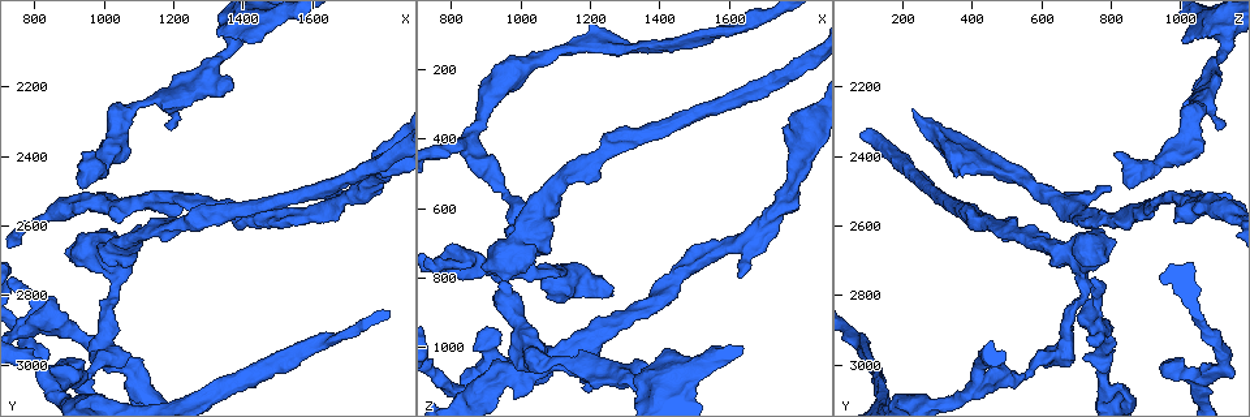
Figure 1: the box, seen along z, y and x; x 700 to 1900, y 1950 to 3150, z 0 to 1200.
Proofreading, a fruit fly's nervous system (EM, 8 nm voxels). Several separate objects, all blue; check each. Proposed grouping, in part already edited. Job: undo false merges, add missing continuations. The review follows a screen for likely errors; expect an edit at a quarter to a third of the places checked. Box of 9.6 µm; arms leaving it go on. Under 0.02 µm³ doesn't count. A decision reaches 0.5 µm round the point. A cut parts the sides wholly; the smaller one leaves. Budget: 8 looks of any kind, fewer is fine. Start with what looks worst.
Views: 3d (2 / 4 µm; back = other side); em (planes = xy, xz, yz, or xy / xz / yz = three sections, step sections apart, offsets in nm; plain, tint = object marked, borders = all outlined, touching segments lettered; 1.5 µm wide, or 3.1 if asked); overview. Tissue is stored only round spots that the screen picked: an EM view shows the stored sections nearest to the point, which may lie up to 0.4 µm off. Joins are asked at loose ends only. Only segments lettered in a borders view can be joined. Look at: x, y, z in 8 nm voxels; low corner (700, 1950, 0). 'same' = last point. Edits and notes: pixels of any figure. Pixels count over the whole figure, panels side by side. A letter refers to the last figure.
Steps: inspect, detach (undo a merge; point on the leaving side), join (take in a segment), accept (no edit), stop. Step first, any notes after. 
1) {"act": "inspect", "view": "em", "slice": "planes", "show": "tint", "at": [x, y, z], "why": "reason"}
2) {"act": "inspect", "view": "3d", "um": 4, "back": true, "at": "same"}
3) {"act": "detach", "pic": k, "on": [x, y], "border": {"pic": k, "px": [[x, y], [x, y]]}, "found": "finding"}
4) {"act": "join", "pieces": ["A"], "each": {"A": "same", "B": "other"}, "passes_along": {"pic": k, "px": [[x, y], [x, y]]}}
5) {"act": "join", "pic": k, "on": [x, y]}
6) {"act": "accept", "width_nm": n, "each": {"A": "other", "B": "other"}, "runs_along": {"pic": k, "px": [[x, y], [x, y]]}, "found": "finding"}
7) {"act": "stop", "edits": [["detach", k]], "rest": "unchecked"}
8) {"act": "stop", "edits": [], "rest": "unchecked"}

{"act": "inspect", "view": "3d", "um": 2, "back": true, "at": [940, 2400, 810], "why": "long arm stops here"}

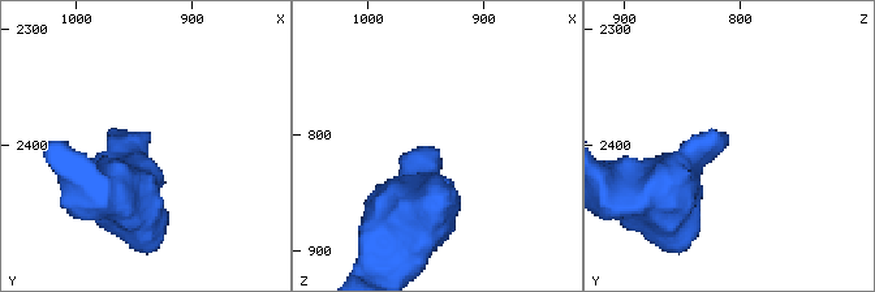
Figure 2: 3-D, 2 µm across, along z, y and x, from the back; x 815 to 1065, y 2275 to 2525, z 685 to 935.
{"act": "inspect", "view": "em", "slice": "planes", "show": "borders", "at": [944, 2392, 816], "why": "now the EM"}

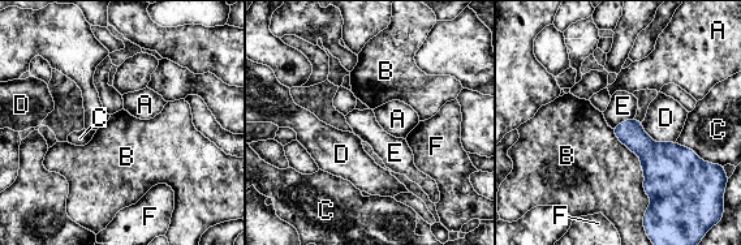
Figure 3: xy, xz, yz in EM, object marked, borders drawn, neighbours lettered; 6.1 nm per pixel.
{"act": "accept", "each": {"A": "other", "B": "other", "C": "other", "D": "other", "E": "other", "F": "other"}, "border": {"pic": 3, "px": [[633, 117], [625, 119], [612, 128]]}, "found": "none of them fits"}

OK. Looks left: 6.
{"act": "inspect", "view": "em", "slice": "xy", "step": 8, "show": "tint", "at": [1760, 2460, 360], "why": "branch stops here"}

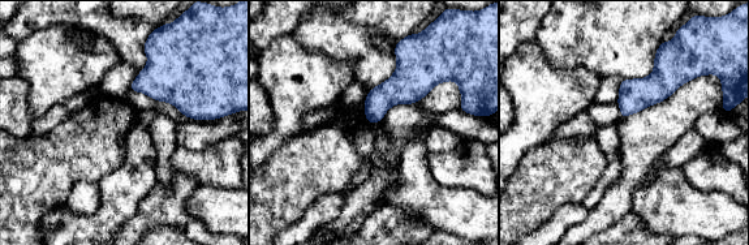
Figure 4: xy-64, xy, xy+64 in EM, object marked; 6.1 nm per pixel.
{"act": "inspect", "view": "em", "slice": "planes", "show": "tint", "at": "same"}

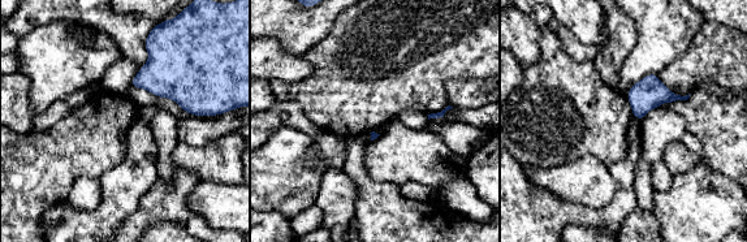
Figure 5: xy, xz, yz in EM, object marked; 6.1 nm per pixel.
{"act": "inspect", "view": "em", "slice": "planes", "show": "borders", "at": "same", "why": "what lies round it"}

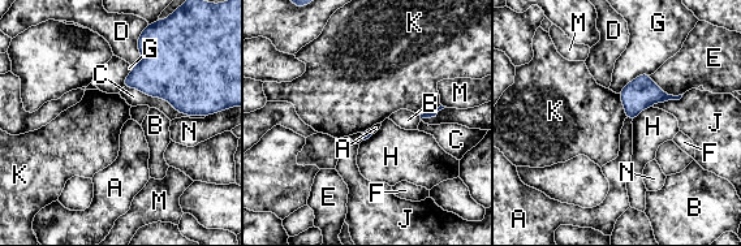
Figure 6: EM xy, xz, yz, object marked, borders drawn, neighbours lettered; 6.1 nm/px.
{"act": "accept", "each": {"A": "other", "B": "other", "C": "other", "D": "other", "E": "other", "F": "other", "G": "other", "H": "other", "J": "other", "K": "other", "M": "other", "N": "other"}, "border": {"pic": 6, "px": [[619, 94], [627, 117]]}, "found": "none of them fits"}

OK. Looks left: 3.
{"act": "inspect", "view": "em", "slice": "yz", "step": 8, "show": "borders", "at": [1200, 2320, 1120], "why": "thick end"}

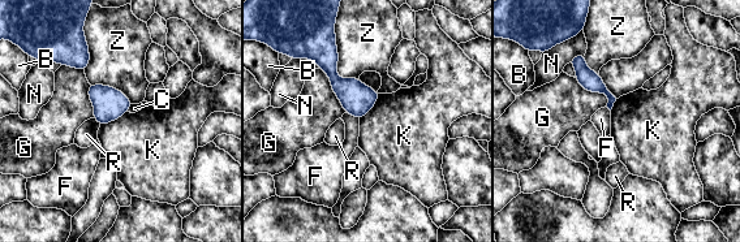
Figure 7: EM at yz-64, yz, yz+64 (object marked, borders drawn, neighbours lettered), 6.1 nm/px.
{"act": "inspect", "view": "em", "slice": "xy", "step": 8, "show": "borders", "at": "same", "why": "another direction"}

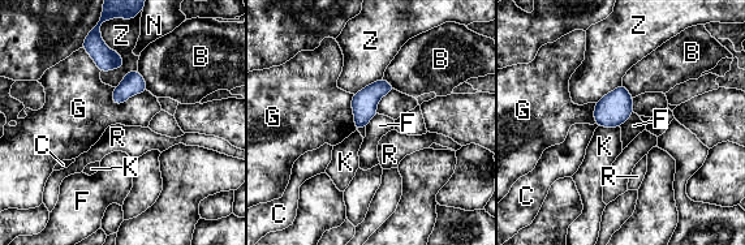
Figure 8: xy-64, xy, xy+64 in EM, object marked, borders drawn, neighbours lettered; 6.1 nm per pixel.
{"act": "accept", "each": {"B": "other", "C": "other", "F": "other", "G": "other", "K": "other", "N": "other", "R": "other", "Z": "other"}, "border": {"pic": 8, "px": [[598, 125], [619, 127]]}, "found": "none of them fits"}

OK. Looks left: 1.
{"act": "stop", "edits": [], "rest": "unchecked"}

